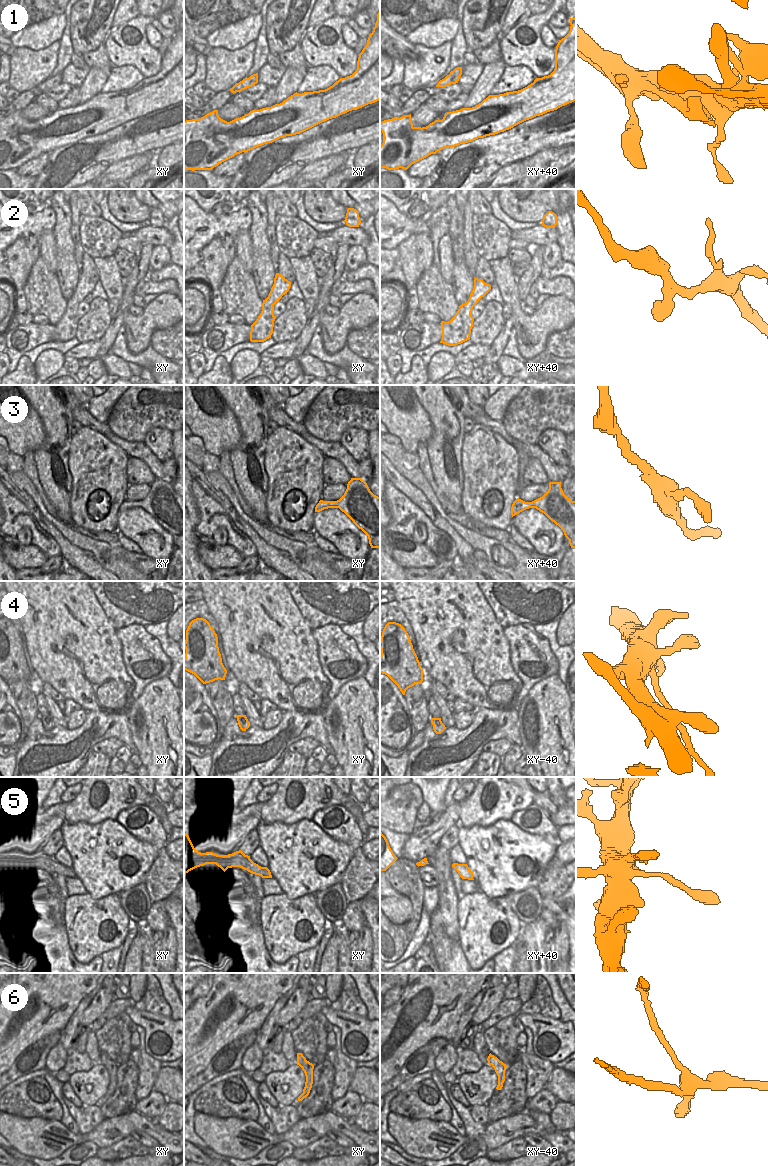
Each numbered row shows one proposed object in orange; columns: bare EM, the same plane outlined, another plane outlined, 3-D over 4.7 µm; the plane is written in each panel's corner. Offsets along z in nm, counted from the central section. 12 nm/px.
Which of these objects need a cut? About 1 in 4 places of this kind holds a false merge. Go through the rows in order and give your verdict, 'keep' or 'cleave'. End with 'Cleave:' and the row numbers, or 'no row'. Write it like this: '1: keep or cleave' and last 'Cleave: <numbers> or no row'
1: keep
2: keep
3: keep
4: cleave
5: keep
6: cleave
Cleave: 4, 6

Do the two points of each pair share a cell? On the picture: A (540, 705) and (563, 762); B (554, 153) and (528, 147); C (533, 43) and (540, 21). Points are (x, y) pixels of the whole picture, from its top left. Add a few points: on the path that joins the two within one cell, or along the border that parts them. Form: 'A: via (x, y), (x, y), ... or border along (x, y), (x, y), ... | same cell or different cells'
A: via (544, 719), (545, 729), (559, 743), (559, 748) | same cell
B: border along (564, 146), (547, 147), (533, 154) | different cells
C: via (536, 38), (537, 26) | same cell

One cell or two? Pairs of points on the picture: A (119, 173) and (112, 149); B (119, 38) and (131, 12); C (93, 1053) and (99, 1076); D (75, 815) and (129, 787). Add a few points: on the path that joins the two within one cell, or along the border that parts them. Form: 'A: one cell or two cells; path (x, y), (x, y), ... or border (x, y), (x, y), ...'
A: two cells; border (138, 154), (112, 163), (97, 176)
B: two cells; border (138, 14), (120, 25), (112, 27)
C: two cells; border (99, 1063), (94, 1065)
D: one cell; path (88, 807), (93, 805), (111, 787), (116, 787)

